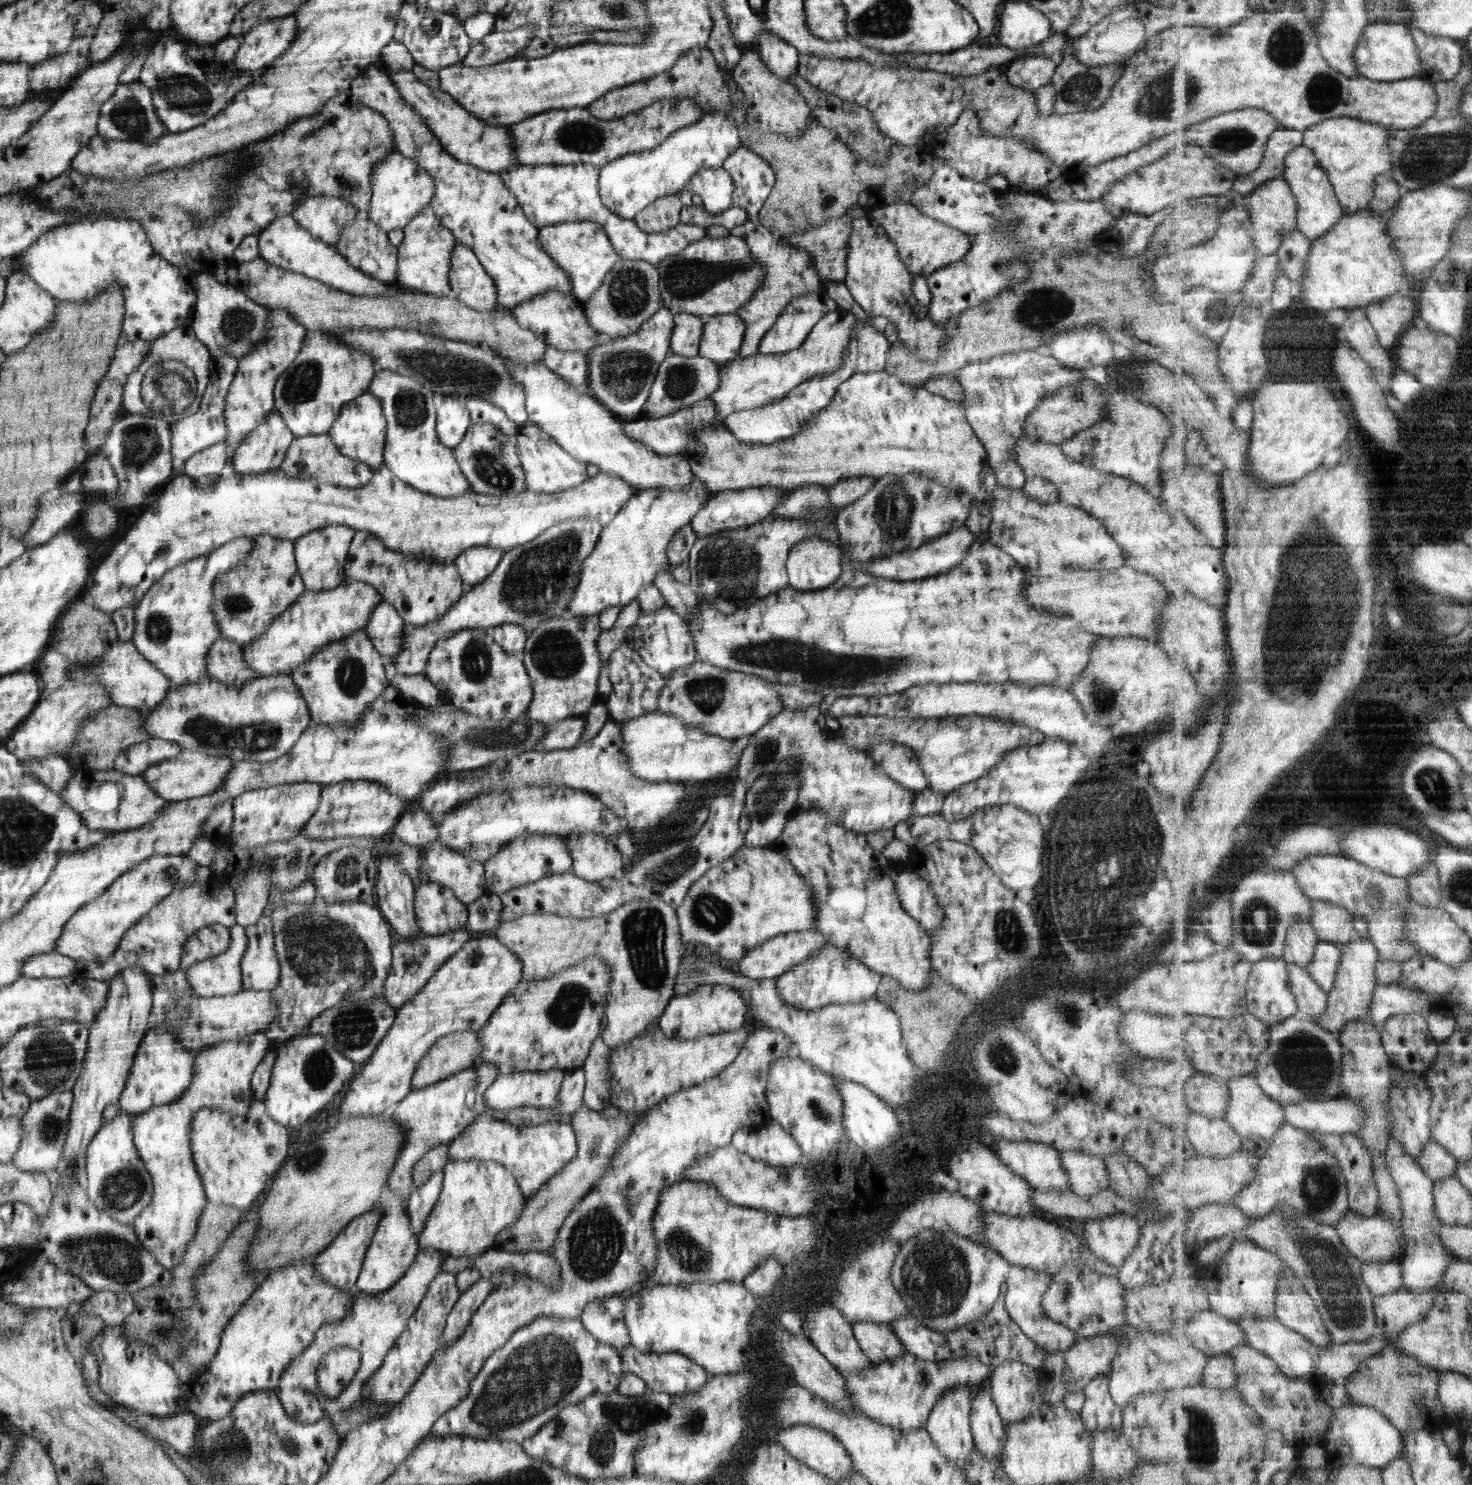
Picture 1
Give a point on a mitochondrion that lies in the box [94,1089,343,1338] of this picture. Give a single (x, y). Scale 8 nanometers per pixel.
(124, 1188)

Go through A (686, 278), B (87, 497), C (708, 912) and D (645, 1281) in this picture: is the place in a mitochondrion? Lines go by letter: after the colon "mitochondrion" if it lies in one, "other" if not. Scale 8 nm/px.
A: mitochondrion
B: other
C: mitochondrion
D: other

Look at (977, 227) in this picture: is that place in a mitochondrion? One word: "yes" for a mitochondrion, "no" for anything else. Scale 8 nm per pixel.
no

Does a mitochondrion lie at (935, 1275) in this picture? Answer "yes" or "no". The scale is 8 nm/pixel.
yes

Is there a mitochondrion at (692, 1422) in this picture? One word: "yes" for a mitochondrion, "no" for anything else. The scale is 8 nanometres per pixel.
yes

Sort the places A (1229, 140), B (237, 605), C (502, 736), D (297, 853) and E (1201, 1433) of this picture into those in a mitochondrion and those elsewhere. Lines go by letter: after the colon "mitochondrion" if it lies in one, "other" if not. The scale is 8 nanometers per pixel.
A: mitochondrion
B: mitochondrion
C: mitochondrion
D: mitochondrion
E: mitochondrion

